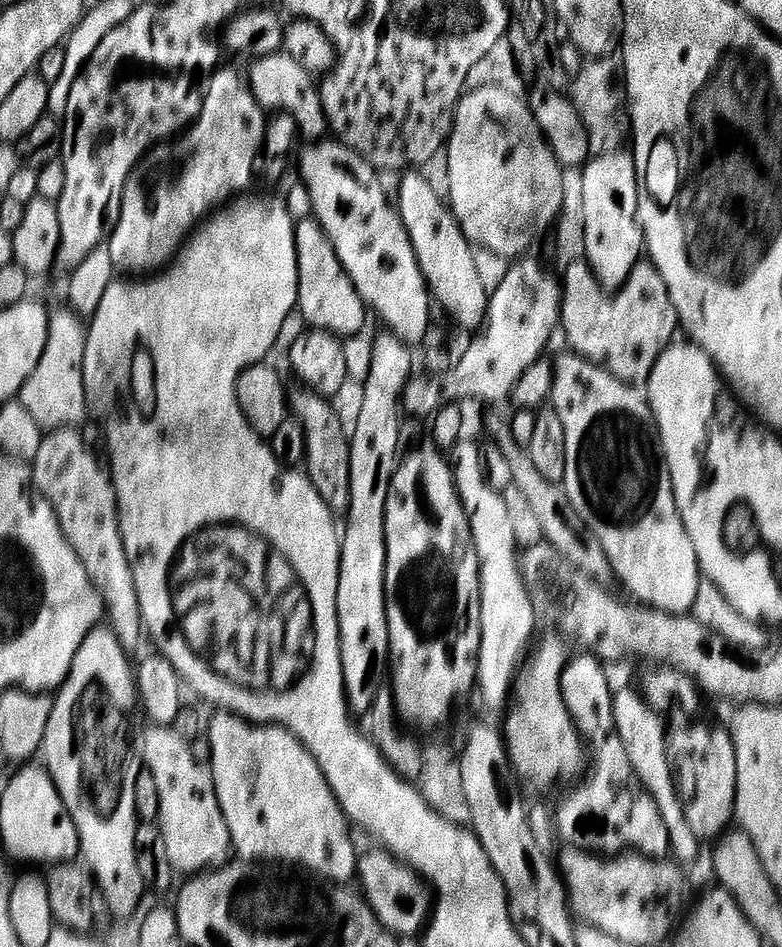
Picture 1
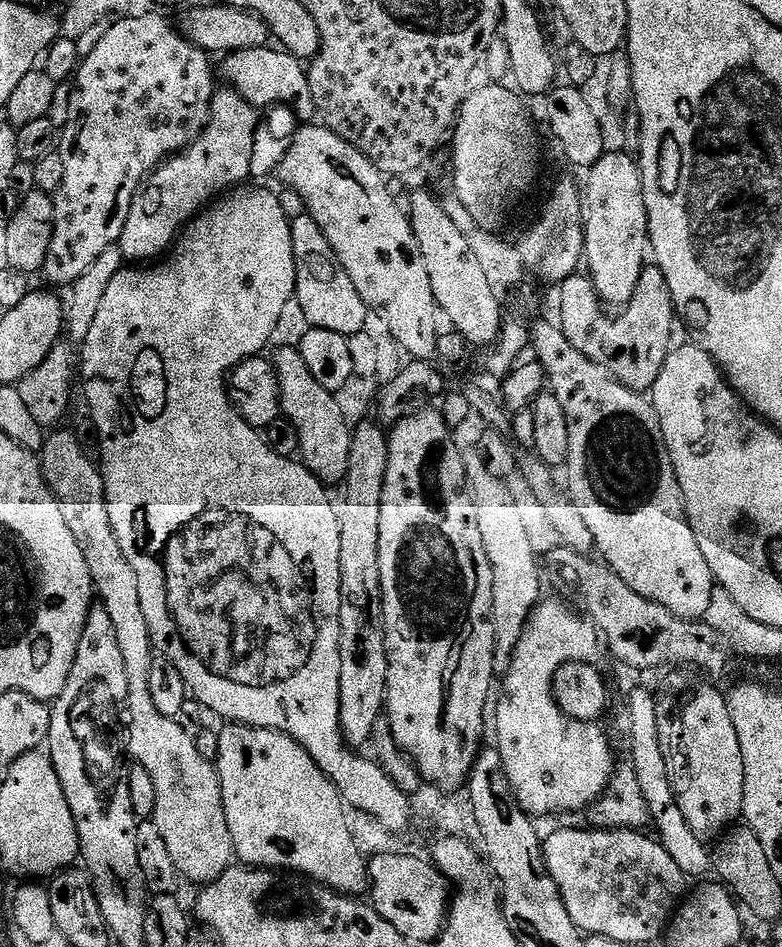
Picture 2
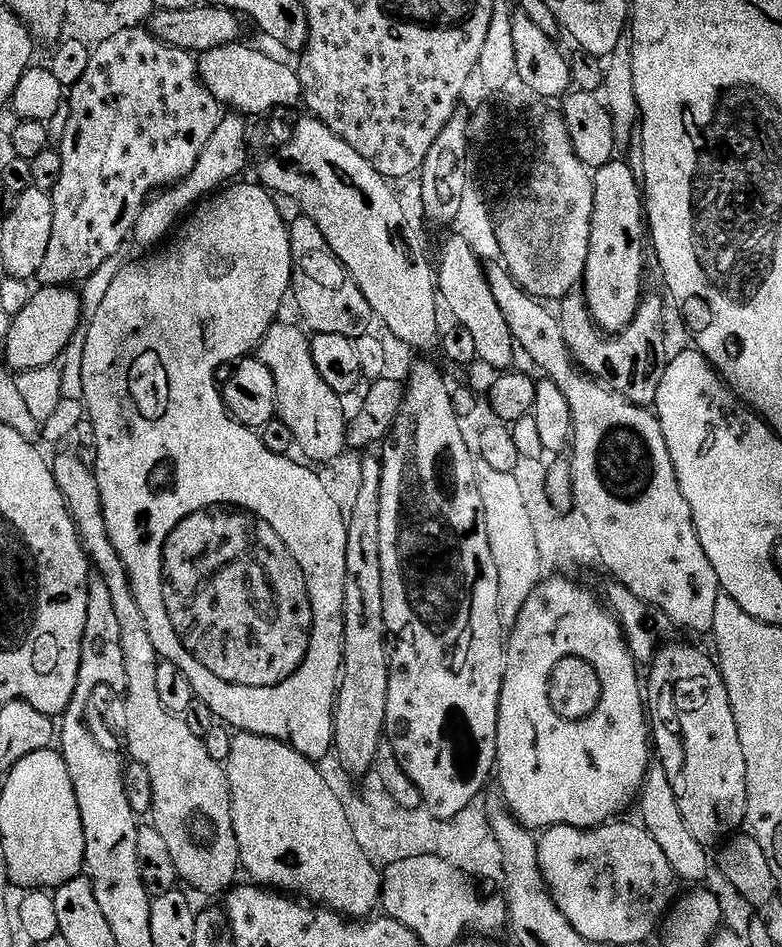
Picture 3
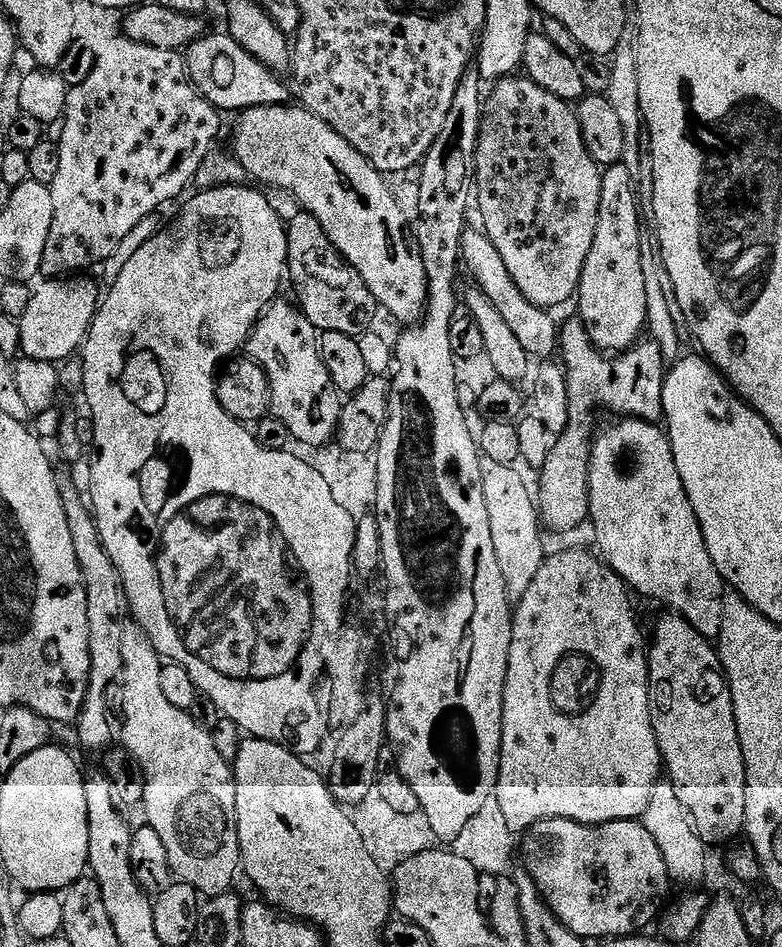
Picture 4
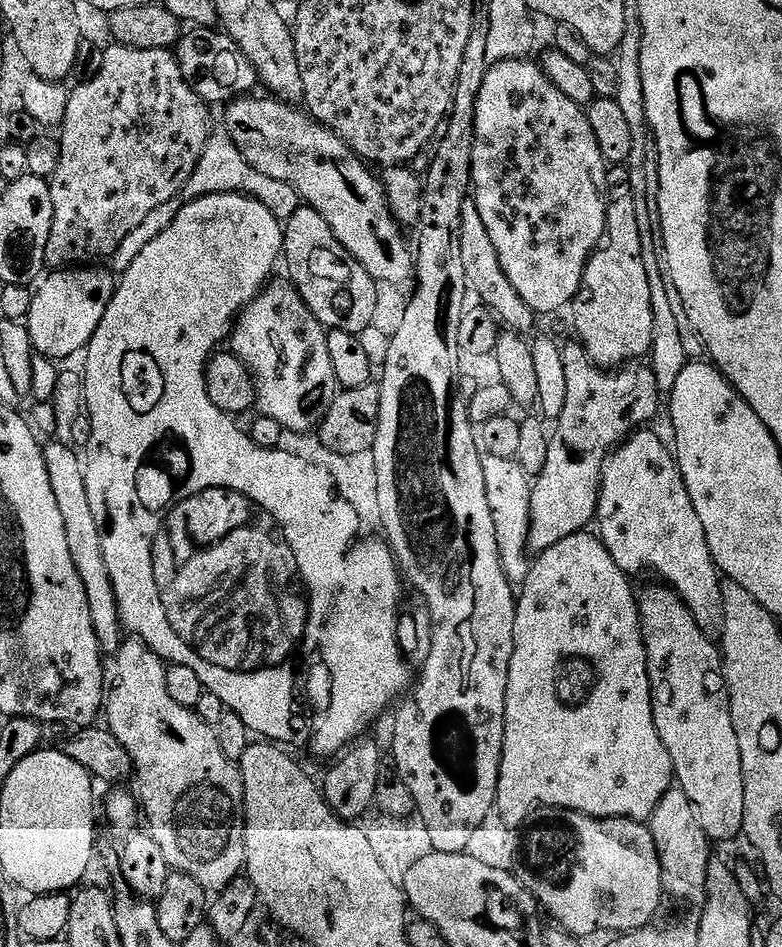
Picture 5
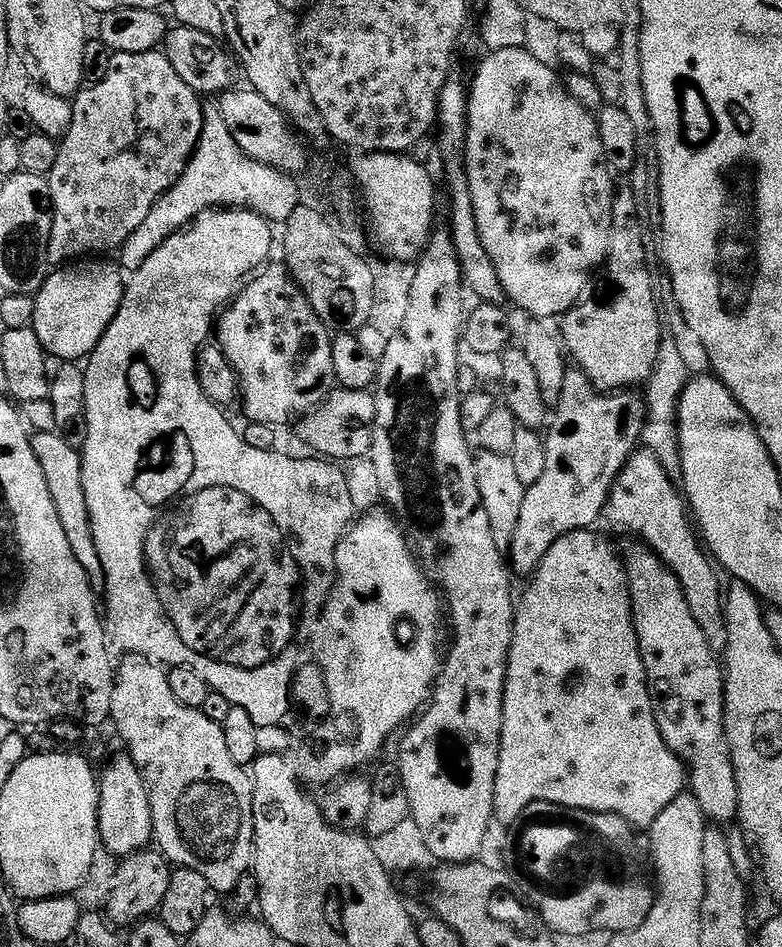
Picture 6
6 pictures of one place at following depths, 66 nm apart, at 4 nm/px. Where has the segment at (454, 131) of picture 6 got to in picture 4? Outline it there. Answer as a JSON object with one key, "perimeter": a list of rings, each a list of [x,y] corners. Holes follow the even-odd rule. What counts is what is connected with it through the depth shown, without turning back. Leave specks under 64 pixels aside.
{"perimeter":[[[469,227],[465,231],[460,247],[460,259],[466,272],[472,275],[471,283],[480,288],[486,298],[490,298],[494,310],[502,314],[504,321],[510,325],[510,331],[518,337],[518,342],[522,342],[522,350],[526,350],[532,358],[551,357],[558,348],[557,321],[552,321],[548,317],[551,315],[545,309],[534,306],[534,302],[530,302],[530,298],[526,298],[526,294],[518,290],[514,278],[510,278],[510,270],[506,270],[506,262],[502,262],[502,254],[498,254],[498,249],[488,241],[481,229]]]}

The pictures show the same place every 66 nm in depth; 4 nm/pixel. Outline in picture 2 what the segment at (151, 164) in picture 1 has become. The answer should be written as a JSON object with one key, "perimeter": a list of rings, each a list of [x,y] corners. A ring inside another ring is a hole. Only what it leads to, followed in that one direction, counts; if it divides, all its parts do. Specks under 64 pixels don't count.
{"perimeter":[[[217,91],[213,95],[212,113],[208,116],[208,125],[204,128],[204,133],[184,151],[168,157],[164,163],[158,165],[138,186],[130,206],[130,218],[126,218],[126,226],[122,230],[118,245],[118,252],[128,259],[125,261],[152,262],[163,257],[193,217],[203,212],[221,194],[247,181],[244,179],[252,172],[252,155],[255,152],[257,155],[258,152],[258,112],[236,91],[225,91]]]}

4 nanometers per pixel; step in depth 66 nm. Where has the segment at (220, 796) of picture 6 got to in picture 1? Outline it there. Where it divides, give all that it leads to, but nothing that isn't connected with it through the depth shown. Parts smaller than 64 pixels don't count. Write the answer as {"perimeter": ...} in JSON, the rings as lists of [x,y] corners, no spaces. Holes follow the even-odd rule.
{"perimeter":[[[59,428],[45,435],[42,446],[38,446],[38,454],[30,461],[32,483],[36,491],[52,504],[64,531],[64,537],[78,554],[82,566],[86,566],[86,574],[90,574],[92,584],[100,591],[106,607],[106,620],[112,633],[118,638],[125,652],[135,654],[140,648],[140,643],[146,640],[142,606],[138,602],[138,586],[134,582],[130,558],[126,554],[126,546],[122,540],[120,503],[116,501],[116,491],[112,485],[109,469],[105,467],[102,460],[100,465],[98,457],[100,456],[95,451],[88,449],[82,442],[82,434],[79,430]],[[152,726],[149,729],[149,732],[145,736],[143,733],[142,736],[144,767],[154,774],[158,784],[158,798],[161,799],[158,823],[162,830],[162,838],[166,838],[166,851],[170,854],[173,869],[177,873],[199,874],[223,865],[233,851],[232,835],[226,826],[222,806],[218,802],[211,771],[194,760],[189,741],[180,737],[172,726]]]}

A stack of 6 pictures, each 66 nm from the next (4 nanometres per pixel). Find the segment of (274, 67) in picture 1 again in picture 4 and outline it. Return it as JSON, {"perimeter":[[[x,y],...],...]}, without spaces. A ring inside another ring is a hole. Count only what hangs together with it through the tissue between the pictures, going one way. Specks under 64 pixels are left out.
{"perimeter":[[[226,32],[207,33],[189,46],[184,57],[192,84],[219,111],[241,112],[254,105],[285,105],[291,99],[291,89],[288,90],[283,79],[244,51]]]}

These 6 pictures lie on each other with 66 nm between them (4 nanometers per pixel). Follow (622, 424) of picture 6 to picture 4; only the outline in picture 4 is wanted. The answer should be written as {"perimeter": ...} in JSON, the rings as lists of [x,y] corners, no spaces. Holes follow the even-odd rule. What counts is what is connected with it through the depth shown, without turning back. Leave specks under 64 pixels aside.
{"perimeter":[[[579,318],[559,325],[558,360],[569,388],[569,424],[557,435],[549,458],[539,469],[538,507],[545,529],[570,532],[583,520],[585,523],[589,519],[588,471],[597,427],[596,411],[605,408],[616,418],[659,421],[664,415],[662,390],[666,363],[662,350],[651,338],[641,339],[619,354],[601,352],[594,346],[590,334],[586,334],[584,323]]]}

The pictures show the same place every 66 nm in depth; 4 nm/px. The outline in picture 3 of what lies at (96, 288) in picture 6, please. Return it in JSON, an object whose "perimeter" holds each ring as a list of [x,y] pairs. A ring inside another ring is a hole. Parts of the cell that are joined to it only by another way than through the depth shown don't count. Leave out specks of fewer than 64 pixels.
{"perimeter":[[[40,286],[31,293],[26,308],[21,313],[12,317],[12,325],[10,326],[9,336],[3,341],[4,348],[3,359],[6,361],[13,373],[19,374],[26,370],[34,370],[35,368],[46,368],[55,365],[61,359],[63,352],[70,343],[73,334],[81,327],[82,311],[81,297],[77,295],[73,289],[68,286]]]}

